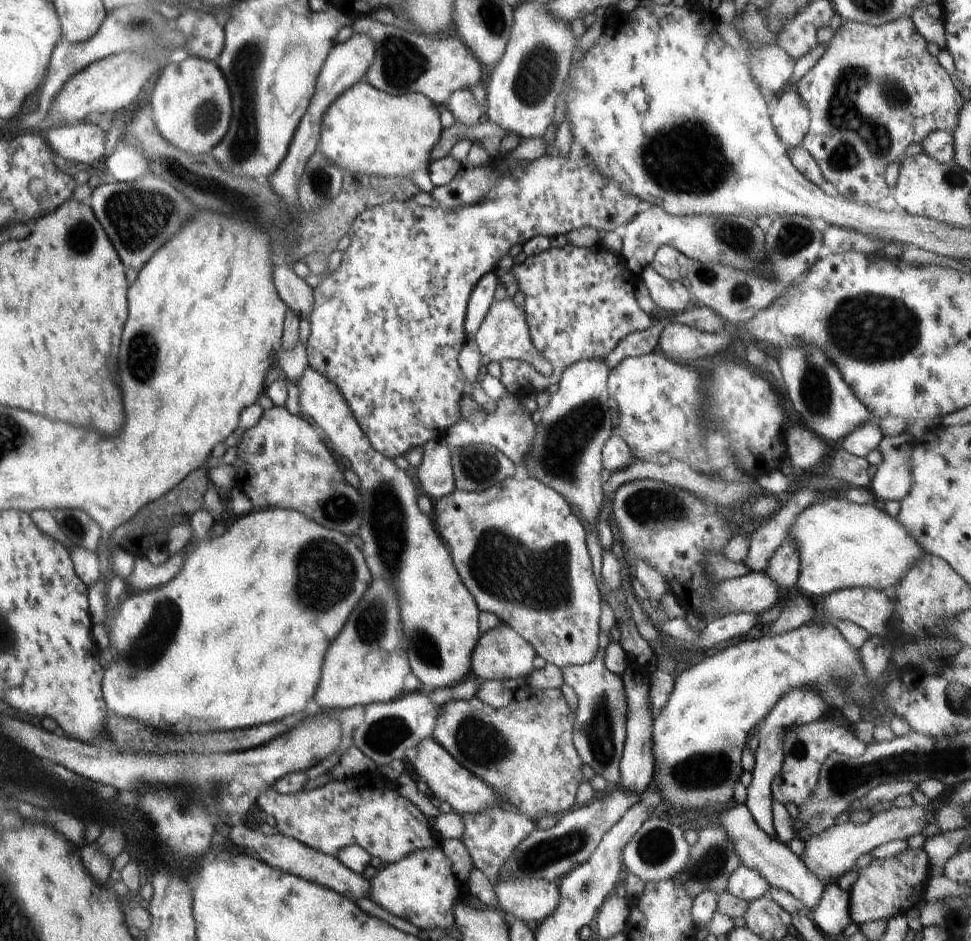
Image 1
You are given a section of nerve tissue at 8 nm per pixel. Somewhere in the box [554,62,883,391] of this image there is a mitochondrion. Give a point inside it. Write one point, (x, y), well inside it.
(686, 158)

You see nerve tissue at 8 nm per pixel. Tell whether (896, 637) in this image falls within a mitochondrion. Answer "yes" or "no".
no

